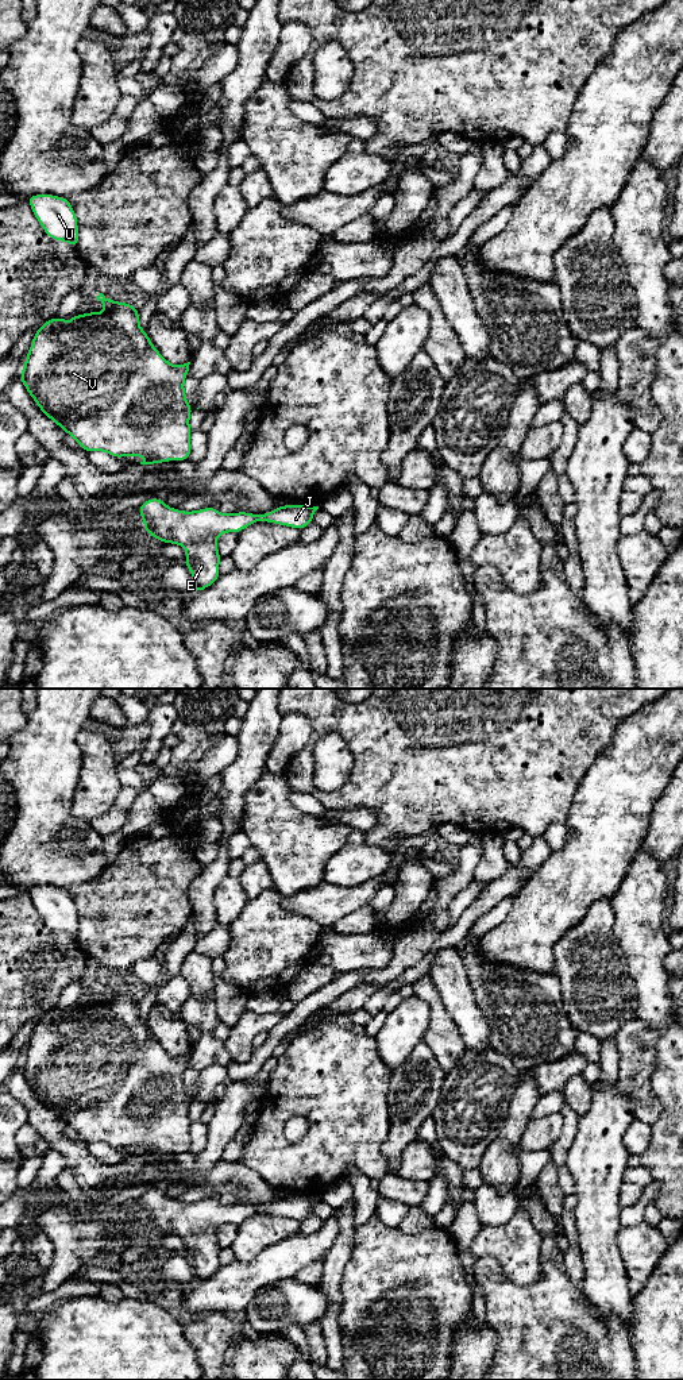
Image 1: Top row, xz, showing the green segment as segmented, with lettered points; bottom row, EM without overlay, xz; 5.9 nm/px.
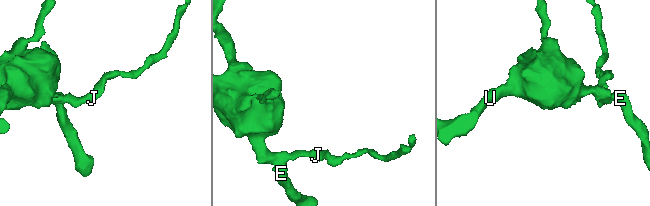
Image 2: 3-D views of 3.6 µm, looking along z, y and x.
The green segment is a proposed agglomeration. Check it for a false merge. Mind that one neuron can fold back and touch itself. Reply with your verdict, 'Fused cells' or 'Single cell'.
Single cell

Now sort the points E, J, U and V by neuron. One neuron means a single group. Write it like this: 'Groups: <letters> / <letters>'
Groups: E J U V

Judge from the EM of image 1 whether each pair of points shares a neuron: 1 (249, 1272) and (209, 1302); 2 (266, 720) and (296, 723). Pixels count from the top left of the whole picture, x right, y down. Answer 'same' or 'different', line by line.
1: same
2: different

